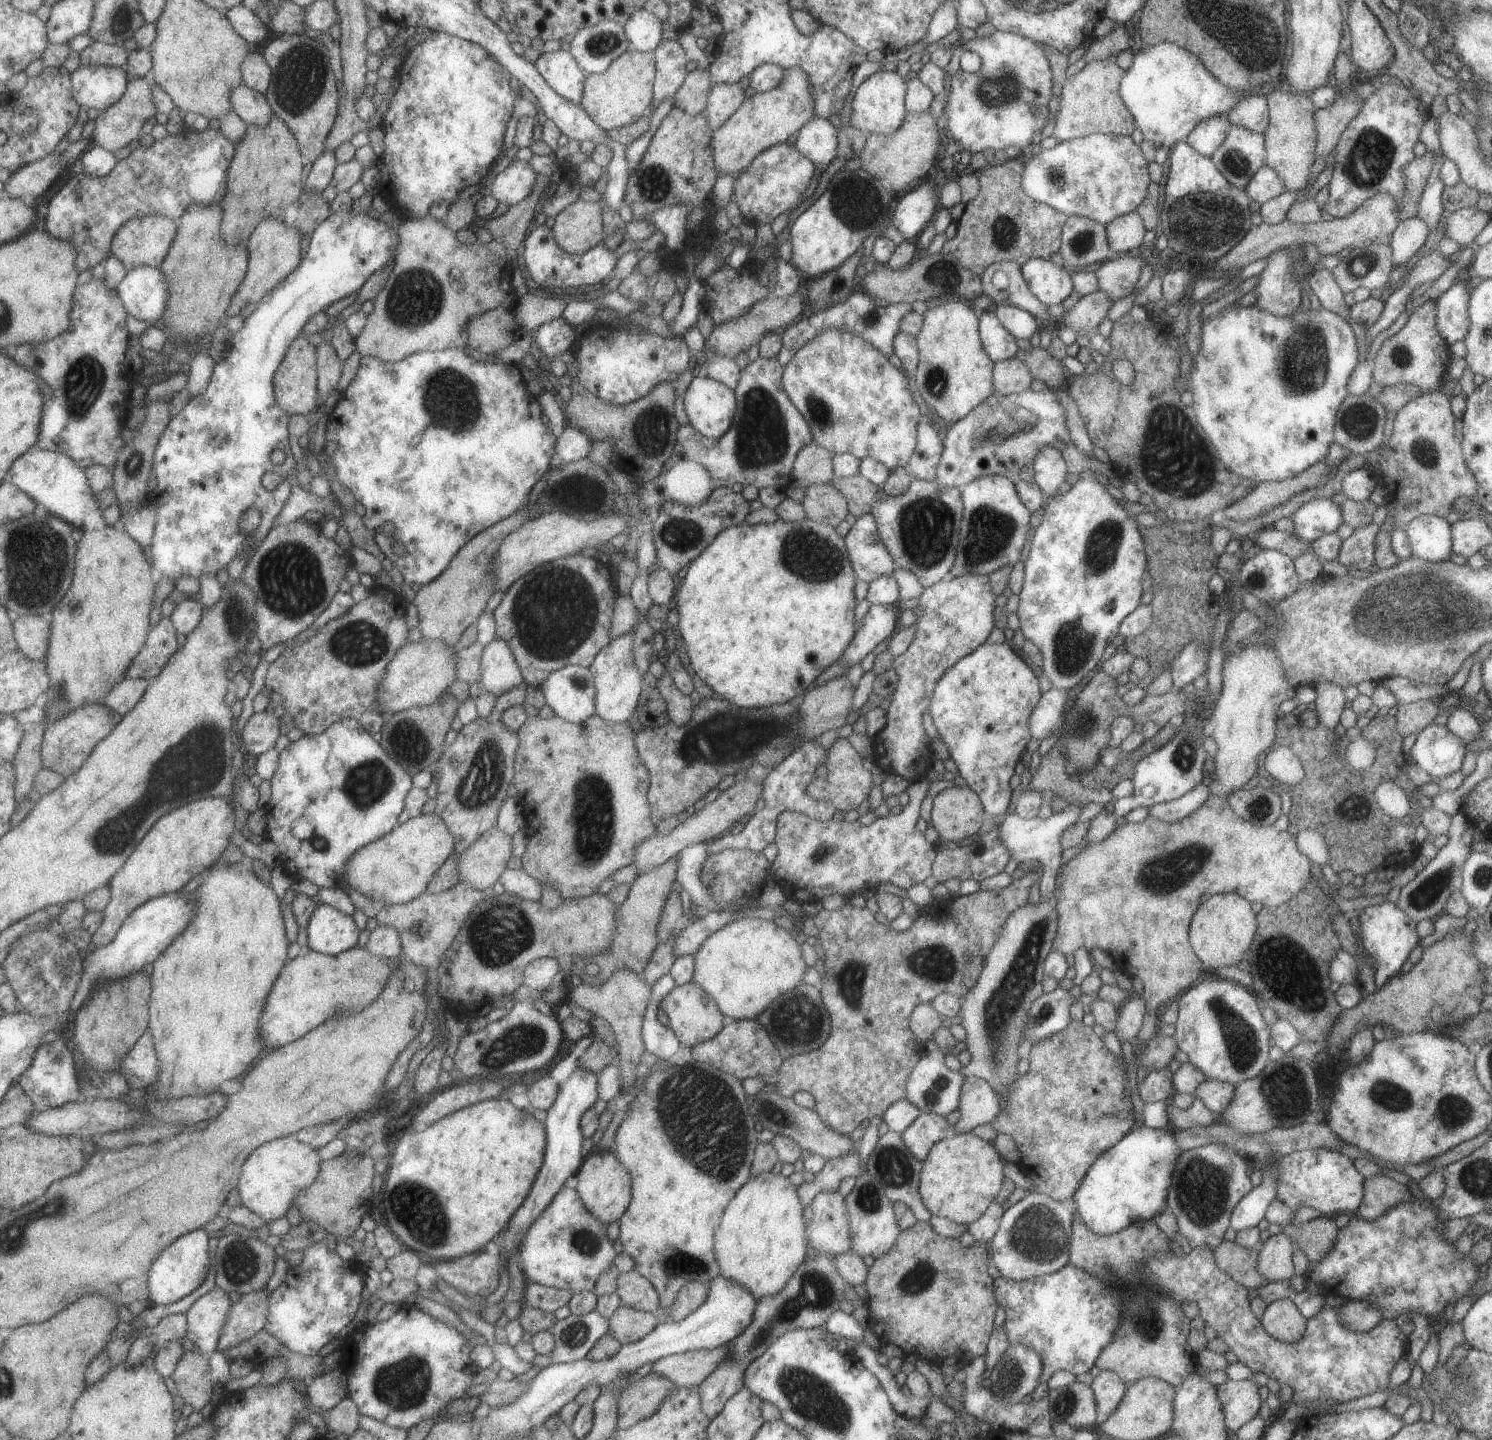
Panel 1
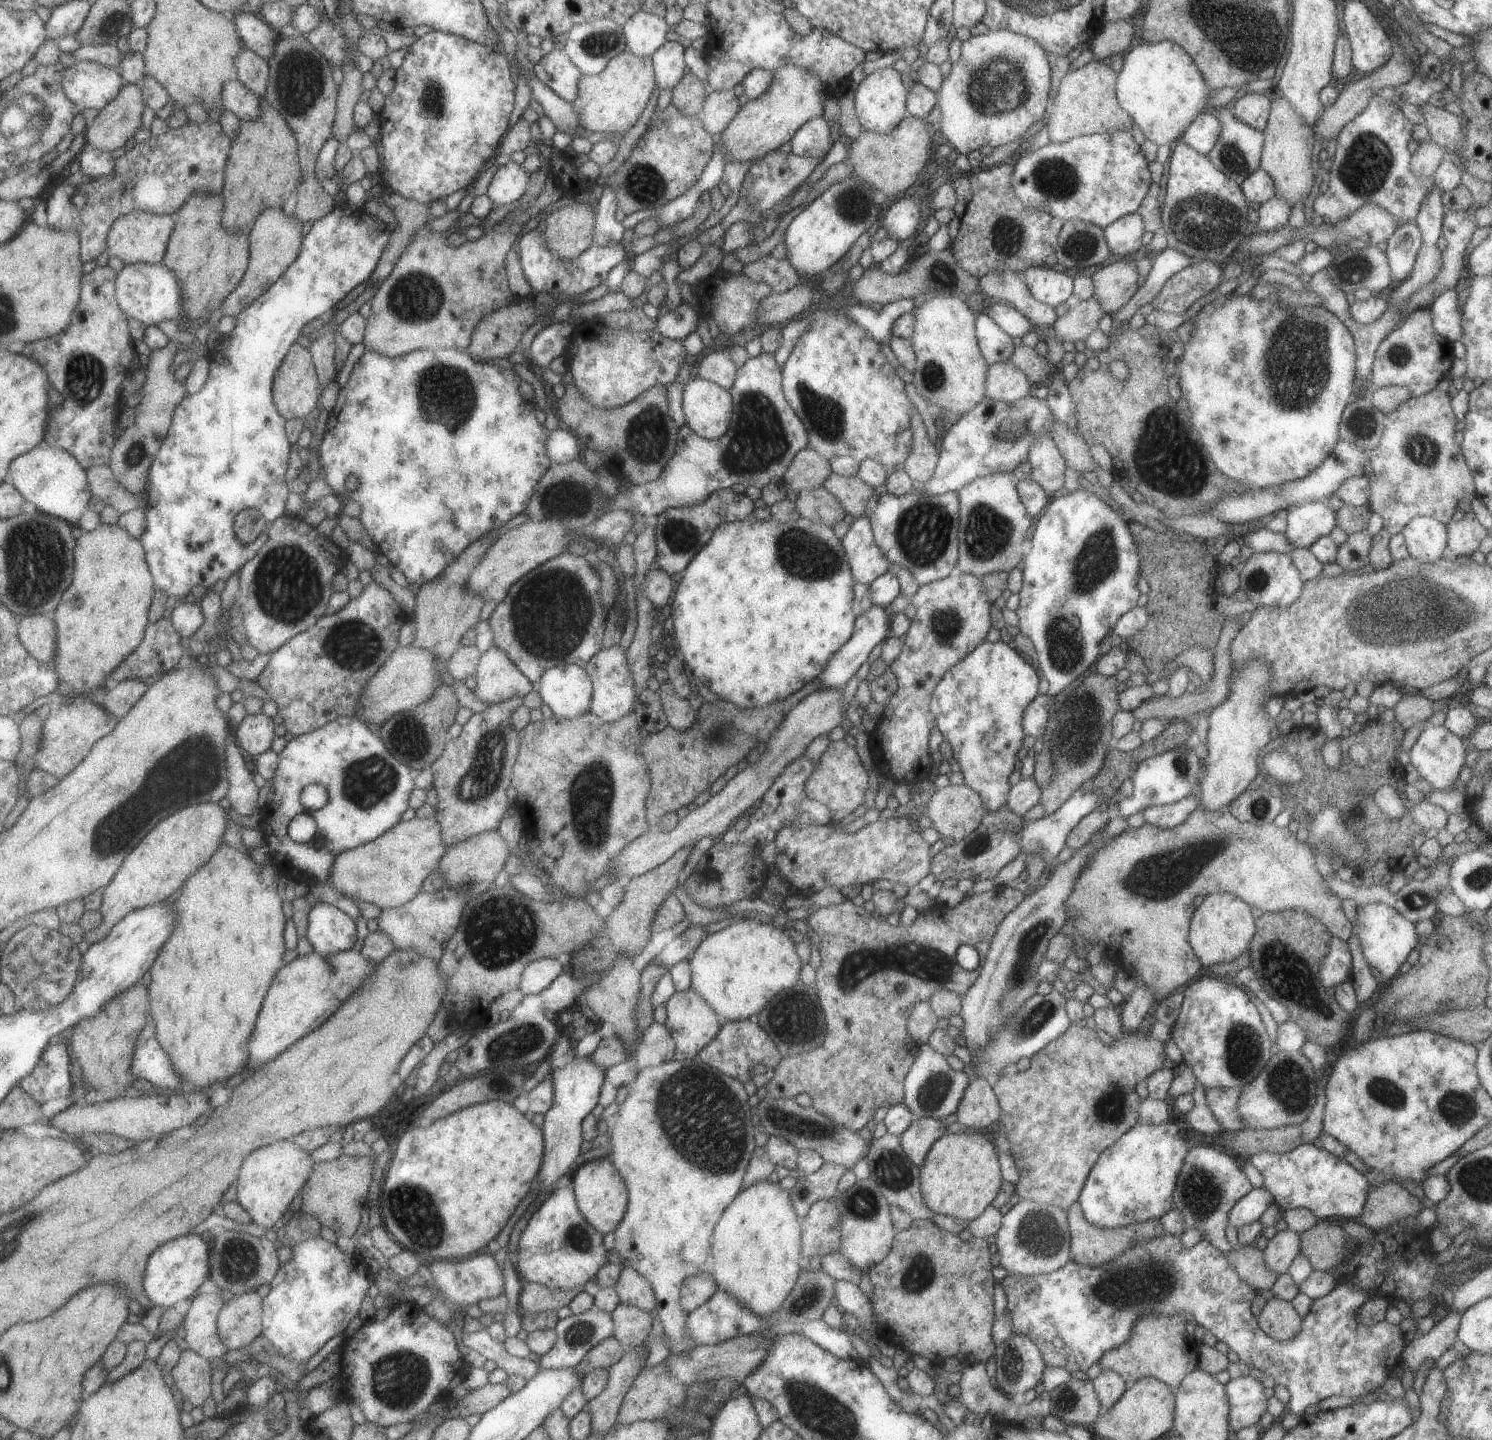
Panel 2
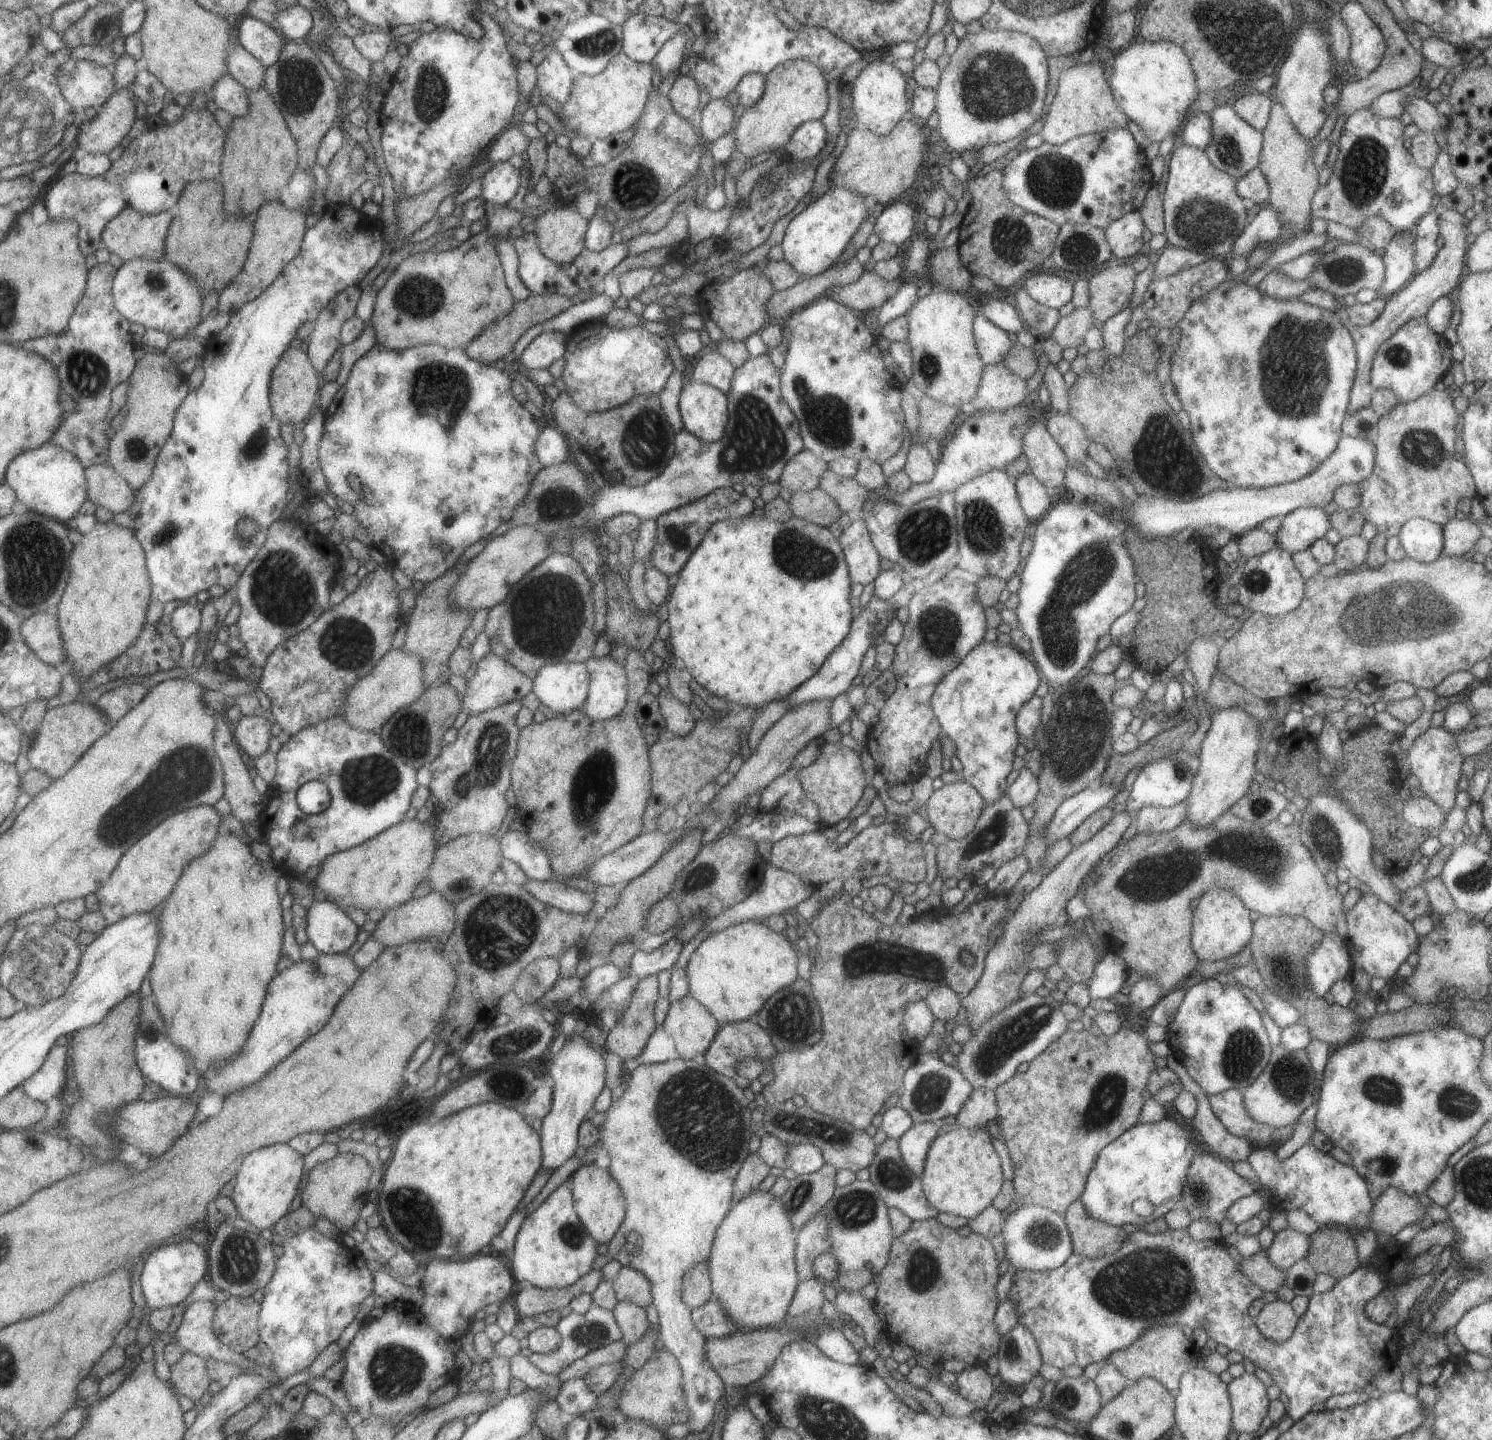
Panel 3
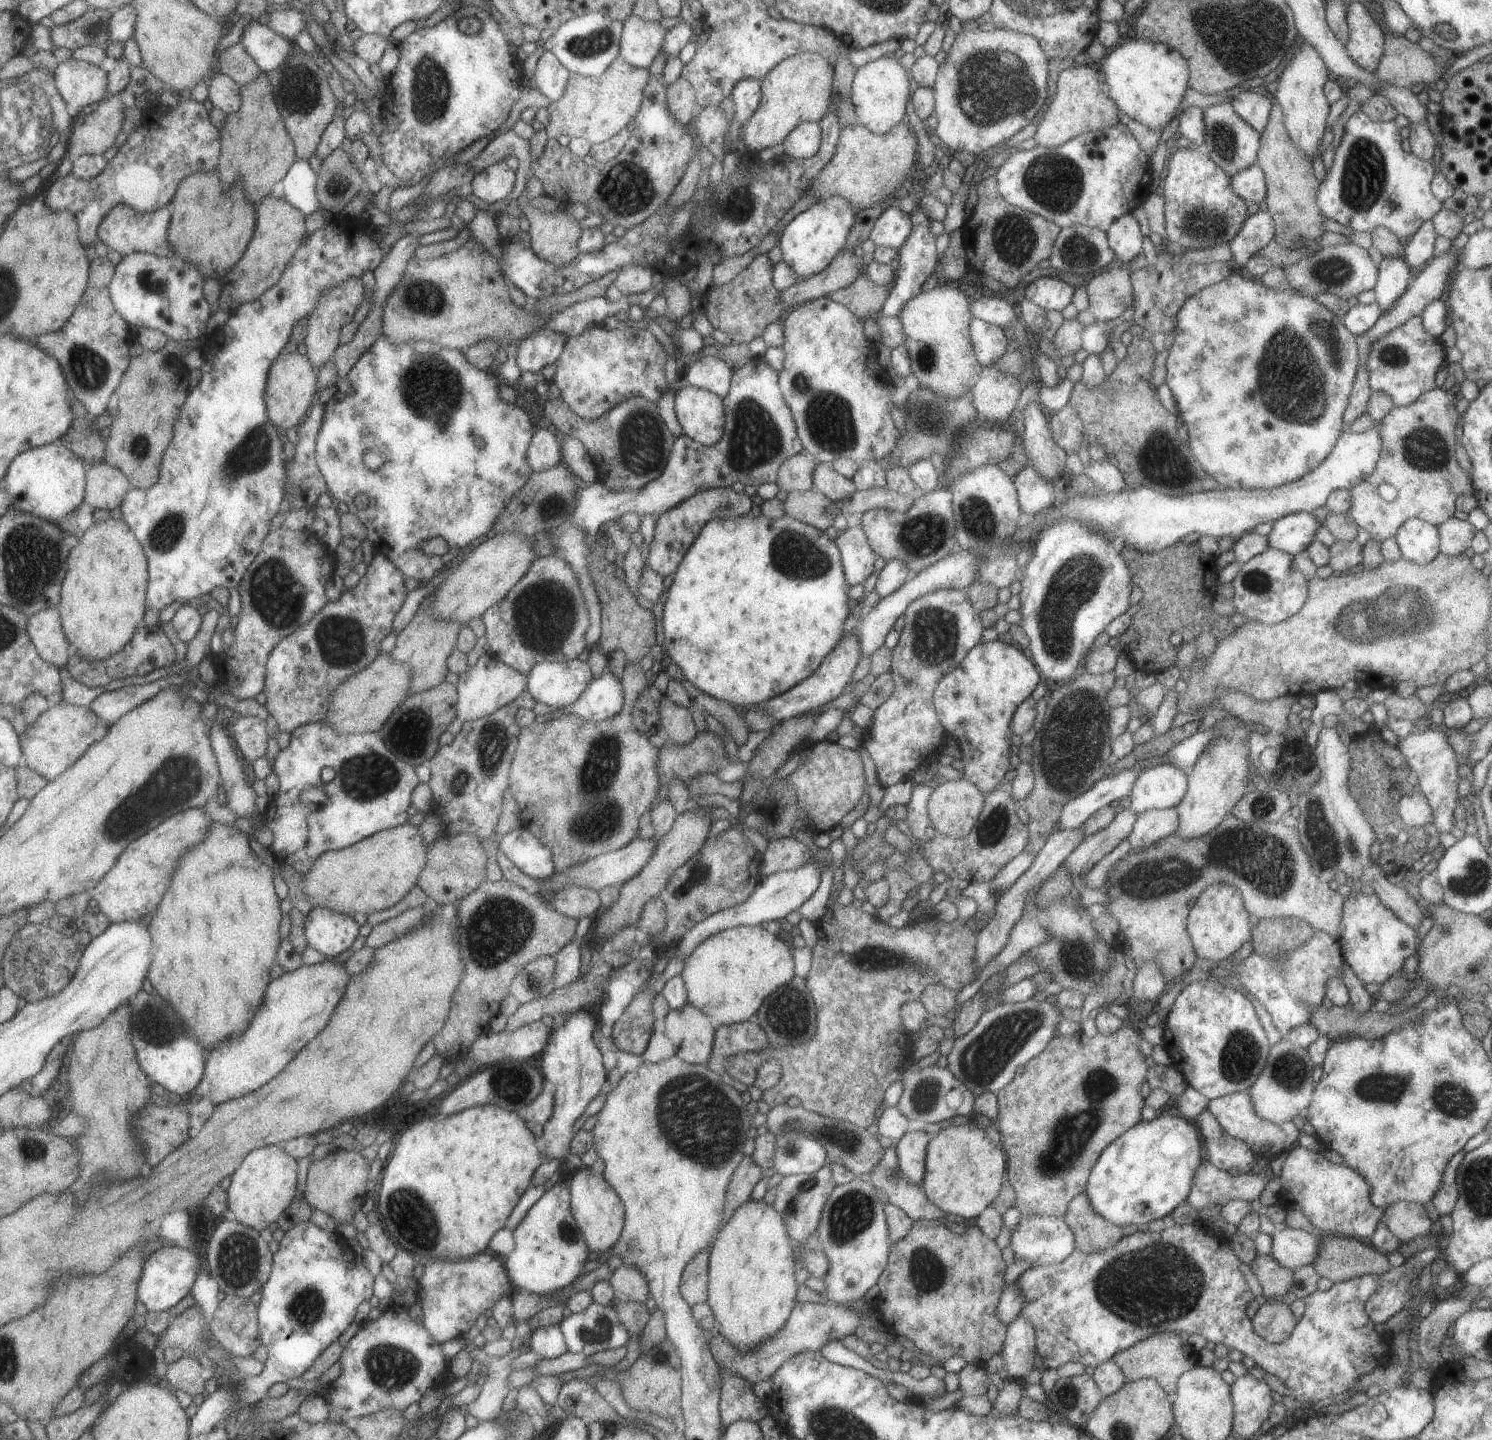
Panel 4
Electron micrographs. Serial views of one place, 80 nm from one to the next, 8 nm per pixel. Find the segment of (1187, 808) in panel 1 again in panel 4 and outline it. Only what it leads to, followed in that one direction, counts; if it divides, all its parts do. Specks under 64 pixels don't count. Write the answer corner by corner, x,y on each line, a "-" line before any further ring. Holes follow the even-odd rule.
1175,807
1149,809
1136,816
1133,828
1128,834
1130,849
1138,851
1156,843
1164,836
1173,834
1178,828
1178,814

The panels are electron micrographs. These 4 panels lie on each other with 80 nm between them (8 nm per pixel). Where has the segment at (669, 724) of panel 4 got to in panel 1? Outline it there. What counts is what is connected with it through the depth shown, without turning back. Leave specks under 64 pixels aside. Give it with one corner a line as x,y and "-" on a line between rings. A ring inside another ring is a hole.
667,668
656,679
656,689
661,693
666,704
669,721
677,726
685,724
692,715
692,705
689,695
683,694
673,682

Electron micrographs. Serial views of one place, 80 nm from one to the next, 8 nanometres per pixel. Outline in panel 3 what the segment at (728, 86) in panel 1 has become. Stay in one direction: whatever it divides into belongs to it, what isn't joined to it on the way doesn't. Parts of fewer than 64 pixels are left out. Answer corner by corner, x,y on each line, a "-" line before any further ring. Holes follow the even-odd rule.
726,97
714,98
709,99
700,110
699,130
705,144
711,145
716,138
727,134
732,128
734,105

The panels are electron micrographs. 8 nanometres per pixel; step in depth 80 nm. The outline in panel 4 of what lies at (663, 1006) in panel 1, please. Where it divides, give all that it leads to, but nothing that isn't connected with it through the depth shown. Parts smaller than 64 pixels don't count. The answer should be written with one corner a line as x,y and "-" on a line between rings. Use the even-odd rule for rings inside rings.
687,1002
681,1008
668,1010
664,1018
664,1033
675,1049
675,1055
691,1064
705,1064
710,1057
716,1026
706,1015

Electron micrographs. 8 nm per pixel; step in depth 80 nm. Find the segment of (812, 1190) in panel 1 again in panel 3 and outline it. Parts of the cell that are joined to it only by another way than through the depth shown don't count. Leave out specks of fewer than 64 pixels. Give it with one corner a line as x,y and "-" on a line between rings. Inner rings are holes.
823,1163
814,1173
797,1175
780,1197
790,1221
797,1231
832,1197
836,1168

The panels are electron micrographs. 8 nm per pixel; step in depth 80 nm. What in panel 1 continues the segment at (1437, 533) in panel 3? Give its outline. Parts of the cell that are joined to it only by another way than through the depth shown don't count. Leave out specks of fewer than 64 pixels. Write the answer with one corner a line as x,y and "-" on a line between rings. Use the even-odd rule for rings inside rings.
1419,515
1404,529
1413,556
1424,561
1447,561
1451,554
1450,523
1443,517

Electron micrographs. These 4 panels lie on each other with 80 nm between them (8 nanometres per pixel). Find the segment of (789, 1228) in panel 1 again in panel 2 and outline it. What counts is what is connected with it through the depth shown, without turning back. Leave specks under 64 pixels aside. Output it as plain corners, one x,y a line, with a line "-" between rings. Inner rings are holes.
767,1179
746,1186
725,1207
711,1235
712,1260
709,1272
716,1285
724,1293
732,1294
759,1318
780,1307
801,1269
800,1221
792,1208
788,1192
781,1189
778,1182
768,1182

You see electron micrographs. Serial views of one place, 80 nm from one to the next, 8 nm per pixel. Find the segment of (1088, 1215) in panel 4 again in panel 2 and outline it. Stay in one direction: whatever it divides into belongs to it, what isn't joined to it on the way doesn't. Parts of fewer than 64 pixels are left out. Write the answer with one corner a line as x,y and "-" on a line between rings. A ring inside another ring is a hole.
1075,1201
1067,1209
1066,1219
1068,1222
1068,1229
1070,1234
1070,1258
1080,1265
1087,1265
1090,1267
1098,1267
1108,1262
1111,1262
1115,1257
1118,1257
1123,1251
1133,1247
1136,1243
1154,1239
1155,1236
1161,1236
1164,1233
1164,1228
1160,1222
1155,1224
1153,1222
1149,1226
1149,1222
1143,1224
1128,1224
1118,1229
1102,1229
1098,1226
1087,1222
1087,1219
1081,1212
1079,1203
-
1153,1228
1153,1232
1149,1232

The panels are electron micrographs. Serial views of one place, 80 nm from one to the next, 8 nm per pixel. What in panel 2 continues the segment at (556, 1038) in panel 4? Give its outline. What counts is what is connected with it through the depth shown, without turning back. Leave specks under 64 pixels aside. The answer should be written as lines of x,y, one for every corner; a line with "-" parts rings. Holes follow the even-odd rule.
574,1054
571,1062
559,1070
549,1071
548,1075
552,1079
554,1095
552,1106
544,1112
540,1127
544,1151
542,1163
533,1181
535,1187
538,1188
536,1198
539,1198
541,1194
550,1193
561,1176
569,1176
572,1172
570,1166
577,1160
582,1141
580,1122
598,1103
598,1092
604,1081
604,1070
595,1066
587,1055
579,1054

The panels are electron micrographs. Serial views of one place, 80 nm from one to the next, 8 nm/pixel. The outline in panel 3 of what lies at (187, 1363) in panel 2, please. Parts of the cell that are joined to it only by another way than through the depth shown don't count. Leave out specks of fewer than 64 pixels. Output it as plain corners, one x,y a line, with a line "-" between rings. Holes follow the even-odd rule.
185,1351
181,1360
171,1368
170,1383
178,1394
194,1400
201,1400
211,1386
212,1376
207,1361
198,1354

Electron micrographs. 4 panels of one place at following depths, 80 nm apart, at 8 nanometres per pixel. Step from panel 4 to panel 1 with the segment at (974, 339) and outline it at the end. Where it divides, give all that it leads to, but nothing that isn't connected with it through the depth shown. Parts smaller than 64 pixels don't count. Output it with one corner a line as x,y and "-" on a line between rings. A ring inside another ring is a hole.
993,313
978,314
978,335
987,356
993,363
1013,358
1019,350
1015,345
1016,338
1003,328

